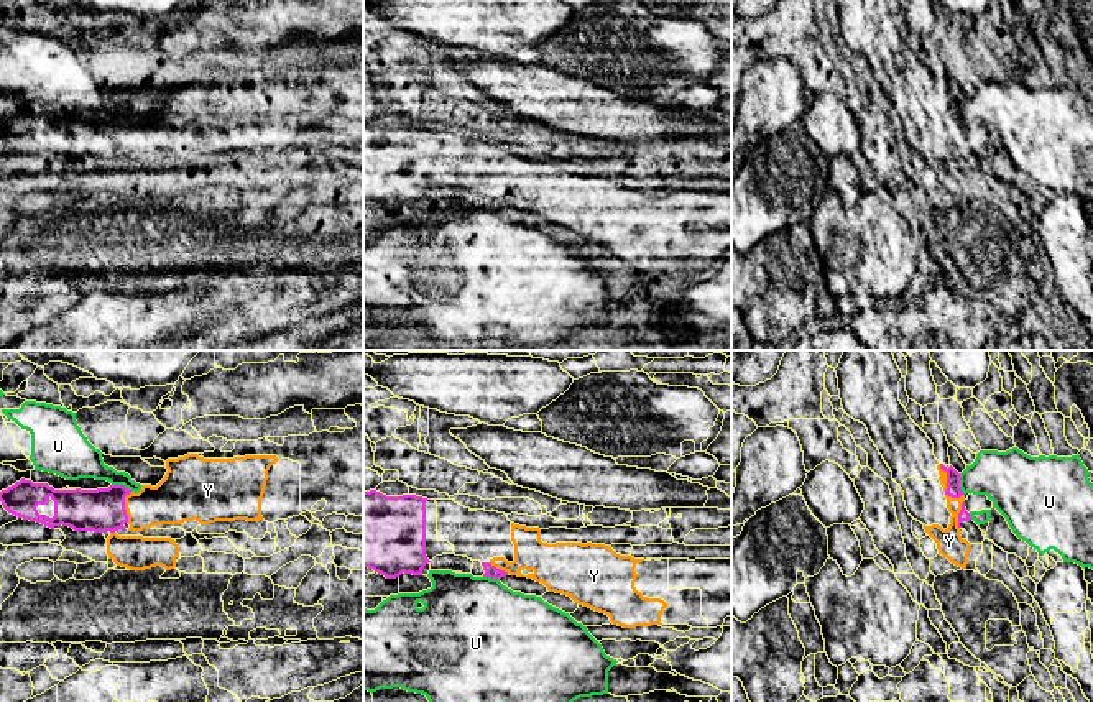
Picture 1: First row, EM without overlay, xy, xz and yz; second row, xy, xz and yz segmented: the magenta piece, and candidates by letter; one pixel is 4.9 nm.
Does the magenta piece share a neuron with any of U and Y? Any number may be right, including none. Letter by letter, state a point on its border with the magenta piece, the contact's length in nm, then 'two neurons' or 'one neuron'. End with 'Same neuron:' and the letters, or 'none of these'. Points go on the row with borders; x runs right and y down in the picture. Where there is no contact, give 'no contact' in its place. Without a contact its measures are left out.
U: meets magenta in yz at (959, 484); contact 110 nm long; two neurons
Y: meets magenta in xy at (124, 507); contact 150 nm long; one neuron
Same neuron: Y

